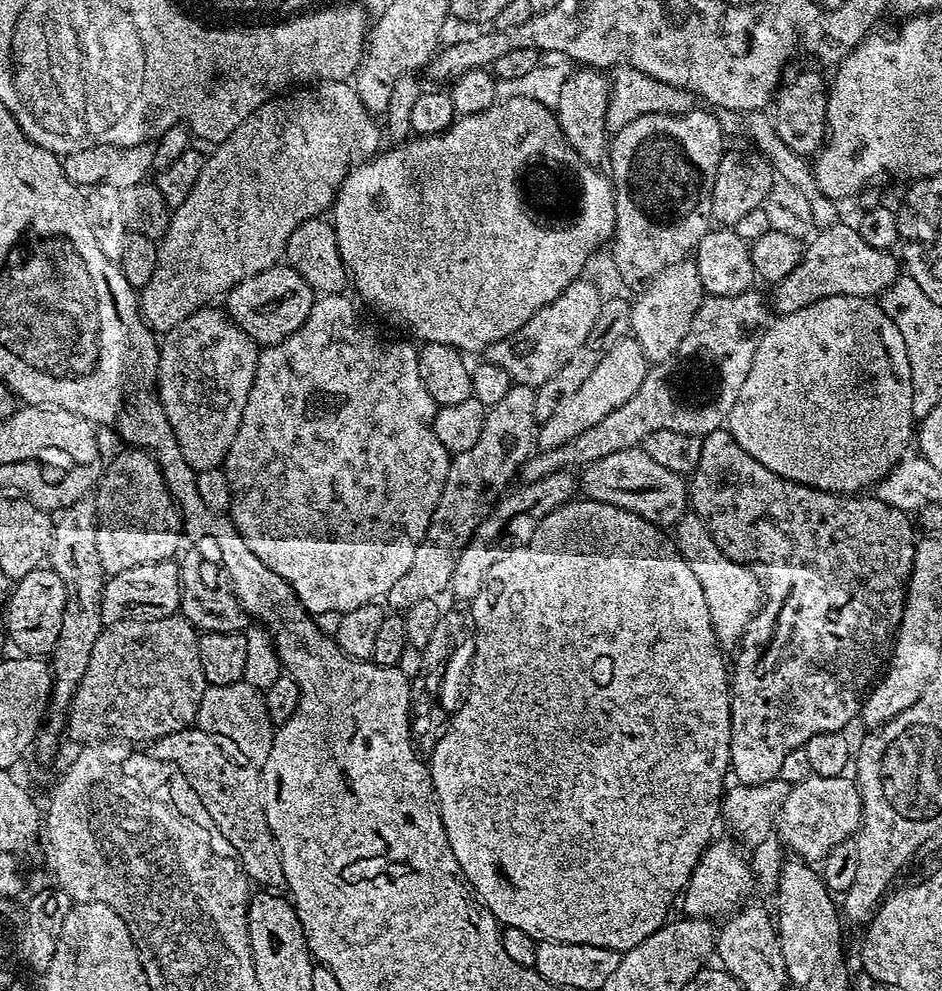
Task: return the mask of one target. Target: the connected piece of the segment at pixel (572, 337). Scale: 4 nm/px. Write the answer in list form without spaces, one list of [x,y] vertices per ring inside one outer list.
[[[587,278],[574,281],[558,294],[558,298],[554,298],[554,302],[542,306],[530,322],[518,326],[514,334],[491,344],[486,350],[487,360],[494,362],[494,366],[502,366],[513,382],[539,388],[542,382],[554,378],[554,374],[570,362],[578,346],[590,338],[590,330],[594,330],[594,322],[598,322],[601,299],[602,293]]]

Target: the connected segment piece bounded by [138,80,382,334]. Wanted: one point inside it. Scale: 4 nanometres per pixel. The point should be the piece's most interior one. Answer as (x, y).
(284, 165)

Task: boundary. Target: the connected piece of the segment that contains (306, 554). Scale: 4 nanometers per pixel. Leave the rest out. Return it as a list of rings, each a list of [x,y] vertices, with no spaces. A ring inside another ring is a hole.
[[[324,294],[321,300],[320,297],[313,299],[312,309],[304,325],[294,330],[294,334],[290,334],[282,342],[267,345],[261,351],[258,370],[254,374],[254,386],[250,386],[250,398],[246,398],[246,410],[242,410],[238,434],[234,434],[234,442],[230,442],[230,450],[222,465],[230,482],[230,519],[233,526],[238,530],[238,534],[242,534],[246,546],[254,550],[254,555],[271,572],[278,574],[278,578],[282,578],[292,587],[302,606],[316,618],[331,612],[343,614],[358,610],[358,606],[377,603],[381,598],[387,597],[390,586],[394,586],[394,582],[398,582],[398,578],[402,578],[402,574],[410,570],[414,563],[414,554],[418,551],[438,506],[438,498],[442,498],[442,486],[446,486],[450,459],[446,446],[438,442],[432,429],[438,405],[434,398],[430,398],[430,394],[426,394],[426,385],[422,383],[422,378],[418,378],[417,345],[383,336],[374,325],[367,324],[360,317],[359,310],[346,297],[344,294]],[[368,548],[372,548],[372,580],[366,574],[366,570],[370,570],[366,568],[366,562],[370,562],[370,556],[366,556],[370,554]],[[332,562],[346,562],[346,574],[336,572],[340,566],[334,566]],[[348,564],[356,566],[356,576],[348,574]],[[318,598],[322,600],[322,606],[316,604]]]

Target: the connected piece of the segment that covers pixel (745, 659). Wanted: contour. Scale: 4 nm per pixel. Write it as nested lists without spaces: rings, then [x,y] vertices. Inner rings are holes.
[[[727,427],[719,428],[702,437],[702,455],[699,456],[698,466],[690,477],[690,508],[691,511],[698,514],[698,518],[702,518],[706,530],[710,530],[710,538],[714,538],[714,542],[722,550],[722,554],[726,554],[732,560],[755,562],[757,565],[764,564],[762,583],[766,589],[766,595],[760,605],[759,615],[761,617],[777,616],[772,637],[768,637],[764,633],[764,628],[760,625],[760,622],[749,624],[748,629],[742,634],[738,647],[735,649],[736,668],[733,667],[730,674],[730,695],[732,698],[730,758],[728,759],[730,772],[733,777],[736,775],[734,777],[735,783],[758,786],[762,782],[777,779],[778,769],[782,766],[782,761],[786,759],[786,754],[790,754],[790,750],[803,748],[806,742],[810,742],[810,738],[814,738],[814,734],[844,732],[847,729],[847,724],[852,719],[855,721],[859,717],[864,697],[868,695],[874,681],[877,679],[882,668],[882,661],[889,655],[890,645],[893,643],[896,629],[900,626],[900,619],[904,613],[904,598],[908,595],[908,580],[912,576],[912,563],[914,562],[914,554],[918,543],[918,532],[914,527],[913,517],[909,513],[898,510],[893,504],[882,502],[874,494],[823,492],[818,488],[810,487],[807,483],[799,484],[786,479],[783,475],[774,474],[774,470],[766,470],[766,466],[762,466],[762,462],[750,458],[750,454],[746,454],[746,450],[742,450],[742,446],[738,446],[738,442],[732,437]],[[760,486],[762,486],[762,490],[766,486],[780,486],[784,490],[802,490],[802,494],[804,494],[802,498],[806,498],[806,508],[814,510],[814,518],[818,520],[818,542],[814,544],[814,548],[738,548],[736,544],[732,544],[732,540],[730,540],[730,506],[736,500],[738,490],[758,490]]]

